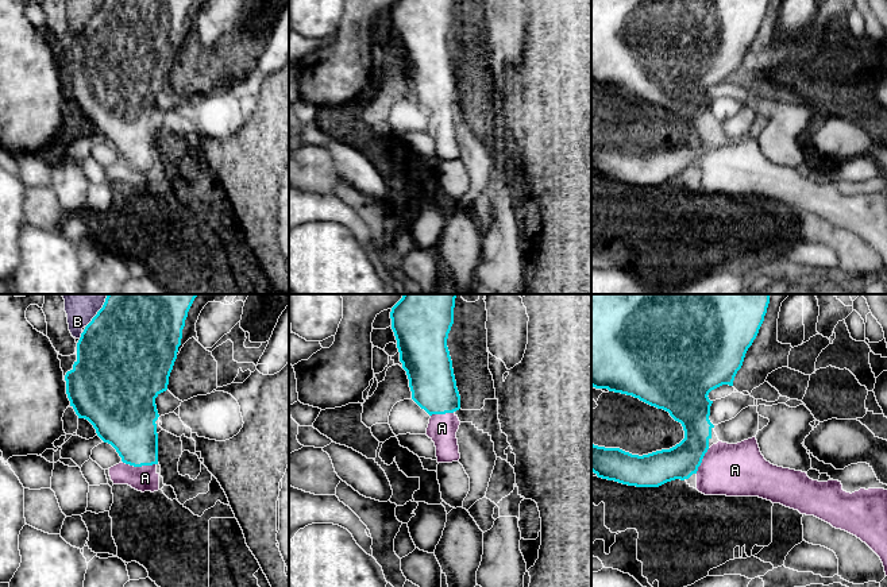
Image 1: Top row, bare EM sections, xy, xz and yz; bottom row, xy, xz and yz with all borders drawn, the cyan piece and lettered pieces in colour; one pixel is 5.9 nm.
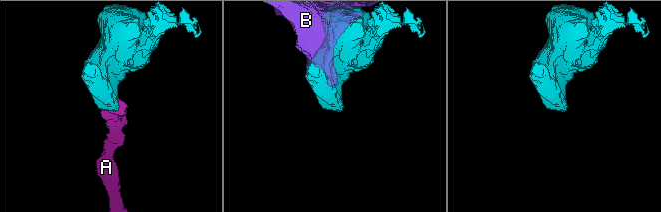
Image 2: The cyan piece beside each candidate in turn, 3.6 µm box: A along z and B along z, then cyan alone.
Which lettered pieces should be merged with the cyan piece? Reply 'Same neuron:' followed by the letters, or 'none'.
Same neuron: A

